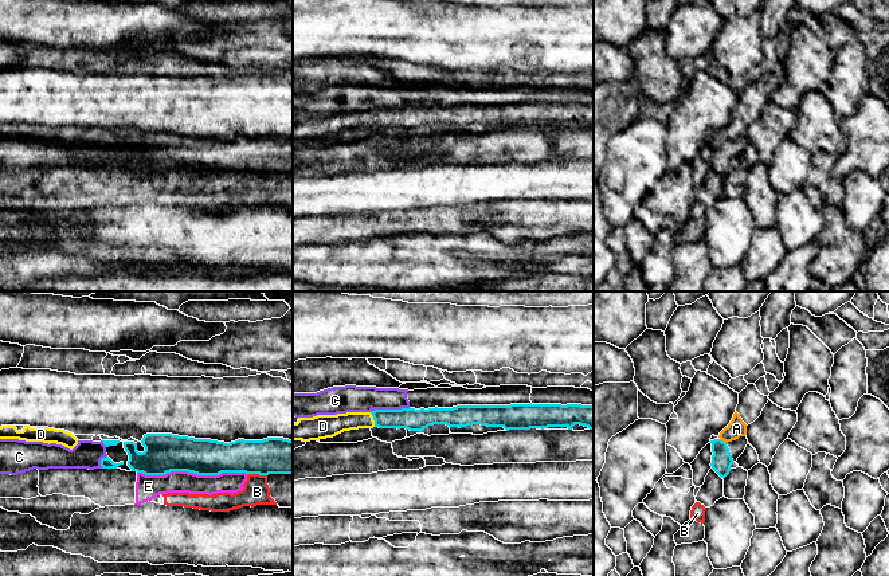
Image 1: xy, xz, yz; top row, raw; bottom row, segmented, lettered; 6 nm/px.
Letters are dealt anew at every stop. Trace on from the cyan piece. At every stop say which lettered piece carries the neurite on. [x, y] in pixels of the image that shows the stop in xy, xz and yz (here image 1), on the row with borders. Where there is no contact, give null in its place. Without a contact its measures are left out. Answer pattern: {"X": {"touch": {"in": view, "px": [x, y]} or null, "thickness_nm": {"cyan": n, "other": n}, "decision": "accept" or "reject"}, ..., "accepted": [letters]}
{"A": {"touch": {"in": "yz", "px": [721, 441]}, "thickness_nm": {"cyan": 130, "other": 110}, "decision": "reject"}, "B": {"touch": {"in": "xy", "px": [257, 473]}, "thickness_nm": {"cyan": 220, "other": 160}, "decision": "reject"}, "C": {"touch": {"in": "xz", "px": [388, 410]}, "thickness_nm": {"cyan": 130, "other": 160}, "decision": "reject"}, "D": {"touch": {"in": "xz", "px": [373, 419]}, "thickness_nm": {"cyan": 130, "other": 130}, "decision": "accept"}, "E": {"touch": {"in": "xy", "px": [192, 471]}, "thickness_nm": {"cyan": 240, "other": 130}, "decision": "reject"}, "accepted": ["D"]}

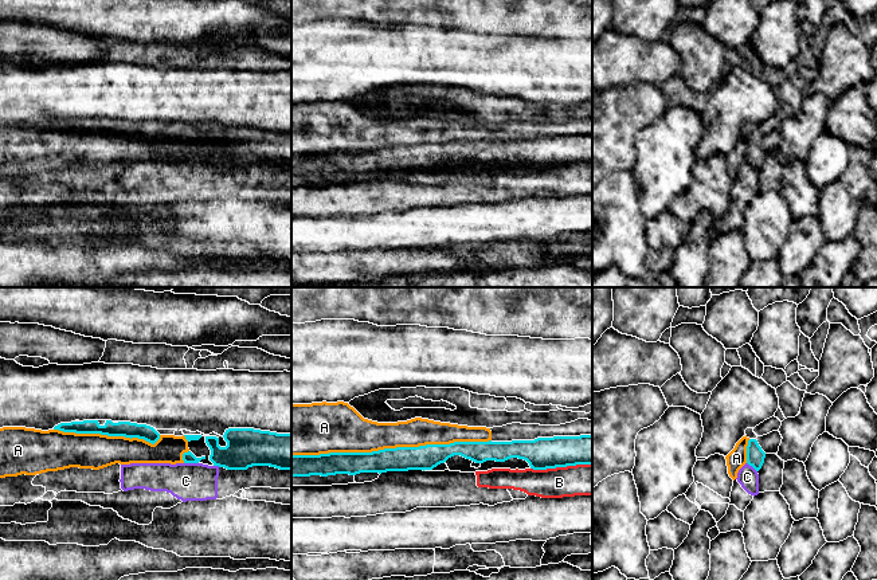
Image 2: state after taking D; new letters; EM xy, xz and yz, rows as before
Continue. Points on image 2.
{"A": {"touch": {"in": "xz", "px": [391, 449]}, "thickness_nm": {"cyan": 150, "other": 220}, "decision": "reject"}, "B": {"touch": {"in": "xz", "px": [560, 466]}, "thickness_nm": {"cyan": 190, "other": 190}, "decision": "reject"}, "C": {"touch": {"in": "xy", "px": [191, 462]}, "thickness_nm": {"cyan": 70, "other": 220}, "decision": "reject"}, "accepted": []}

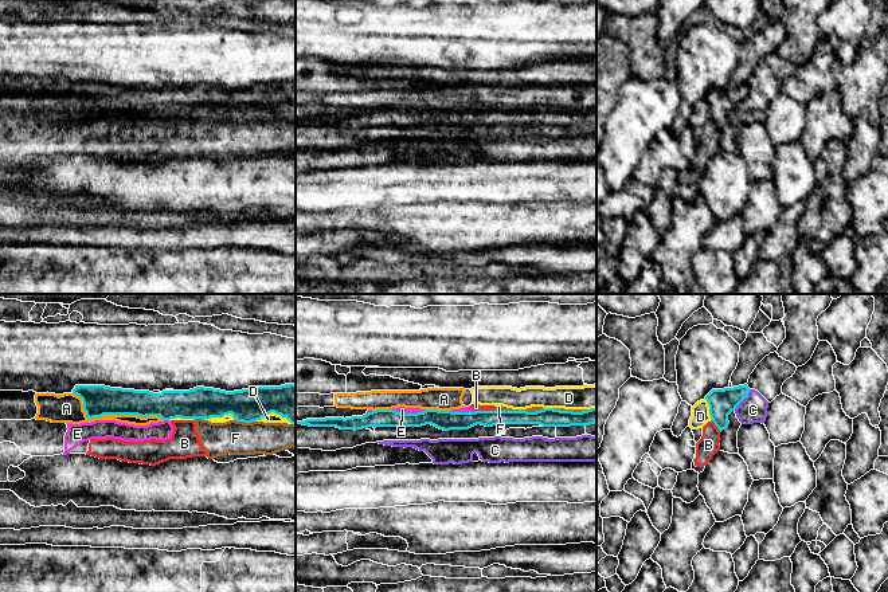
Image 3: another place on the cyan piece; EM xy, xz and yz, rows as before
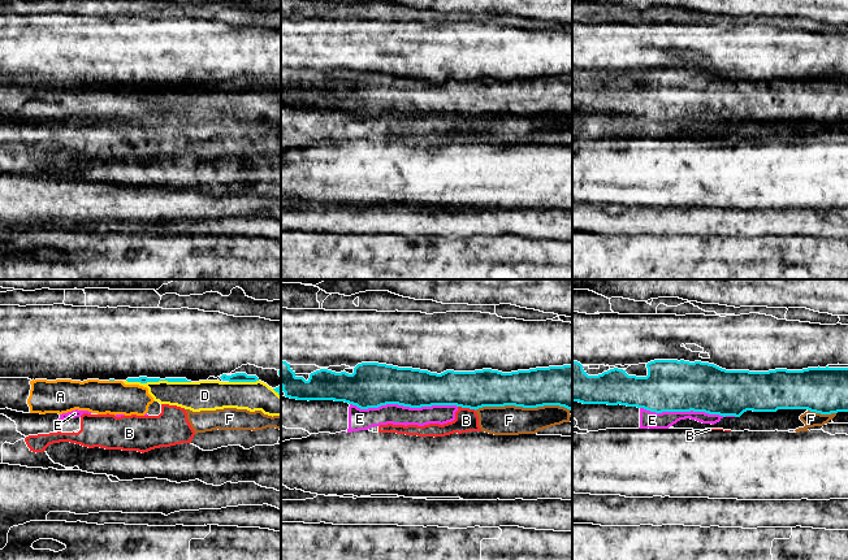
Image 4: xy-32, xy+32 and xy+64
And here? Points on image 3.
{"A": {"touch": {"in": "xy", "px": [113, 414]}, "thickness_nm": {"cyan": 190, "other": 140}, "decision": "reject"}, "B": {"touch": {"in": "xz", "px": [485, 411]}, "thickness_nm": {"cyan": 120, "other": 50}, "decision": "reject"}, "C": {"touch": {"in": "yz", "px": [743, 399]}, "thickness_nm": {"cyan": 160, "other": 160}, "decision": "reject"}, "D": {"touch": {"in": "xy", "px": [274, 412]}, "thickness_nm": {"cyan": 200, "other": 60}, "decision": "reject"}, "E": {"touch": {"in": "xz", "px": [410, 414]}, "thickness_nm": {"cyan": 120, "other": 50}, "decision": "reject"}, "F": {"touch": {"in": "xy", "px": [245, 422]}, "thickness_nm": {"cyan": 200, "other": 200}, "decision": "reject"}, "accepted": []}

